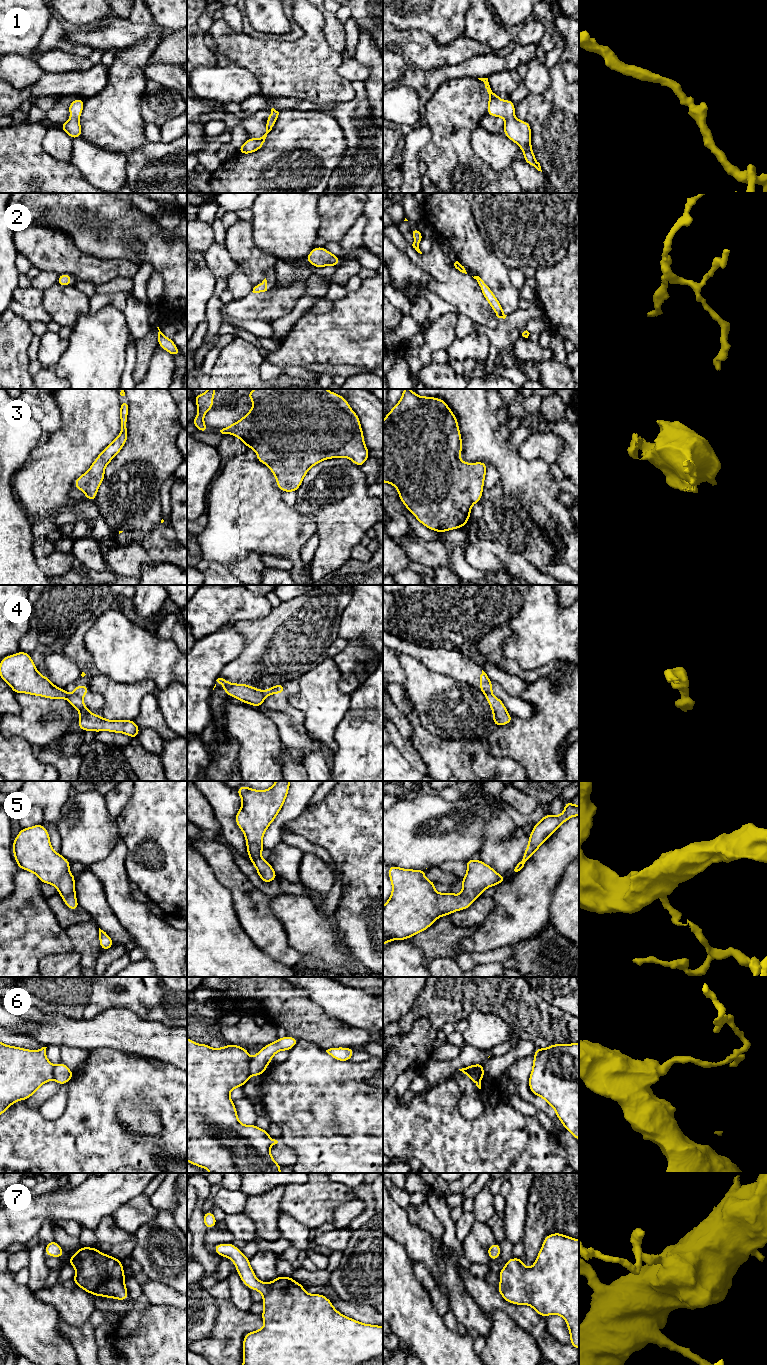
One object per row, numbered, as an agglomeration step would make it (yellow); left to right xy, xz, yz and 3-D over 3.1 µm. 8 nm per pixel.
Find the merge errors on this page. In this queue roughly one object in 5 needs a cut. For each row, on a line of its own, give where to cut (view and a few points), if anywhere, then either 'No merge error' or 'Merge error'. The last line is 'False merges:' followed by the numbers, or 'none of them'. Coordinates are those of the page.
1: No split. No merge error
2: No split. No merge error
3: No split. No merge error
4: Split along xy (74, 693), (81, 698). Merge error
5: No split. No merge error
6: Split along yz (468, 1071), (475, 1070), (481, 1078). Merge error
7: No split. No merge error
False merges: 4, 6

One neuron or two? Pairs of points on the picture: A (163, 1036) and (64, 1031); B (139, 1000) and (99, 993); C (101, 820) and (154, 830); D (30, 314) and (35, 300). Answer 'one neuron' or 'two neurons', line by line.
A: one neuron
B: one neuron
C: two neurons
D: two neurons

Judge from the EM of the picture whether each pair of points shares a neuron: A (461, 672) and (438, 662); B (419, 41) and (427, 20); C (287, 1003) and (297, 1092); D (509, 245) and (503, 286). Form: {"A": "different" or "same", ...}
{"A": "same", "B": "different", "C": "different", "D": "different"}

